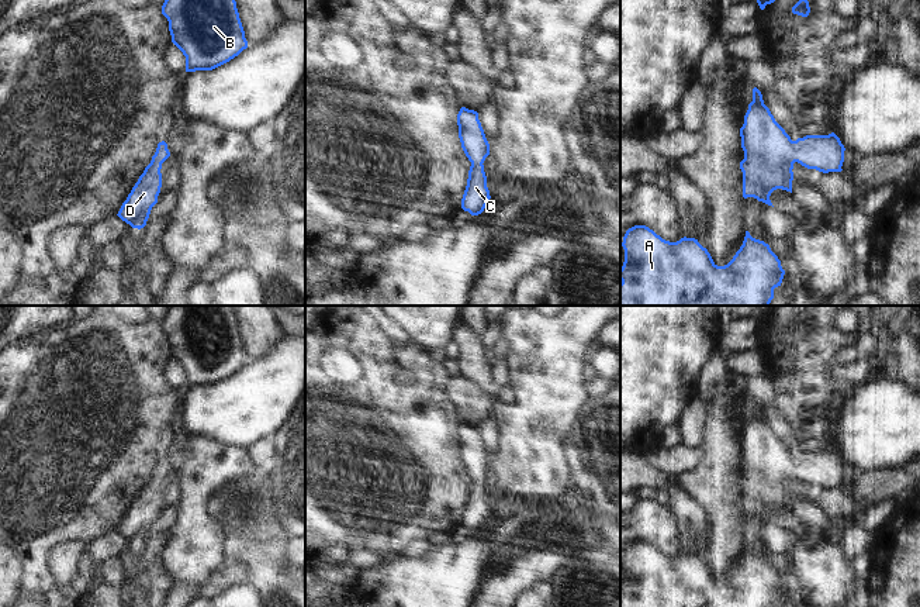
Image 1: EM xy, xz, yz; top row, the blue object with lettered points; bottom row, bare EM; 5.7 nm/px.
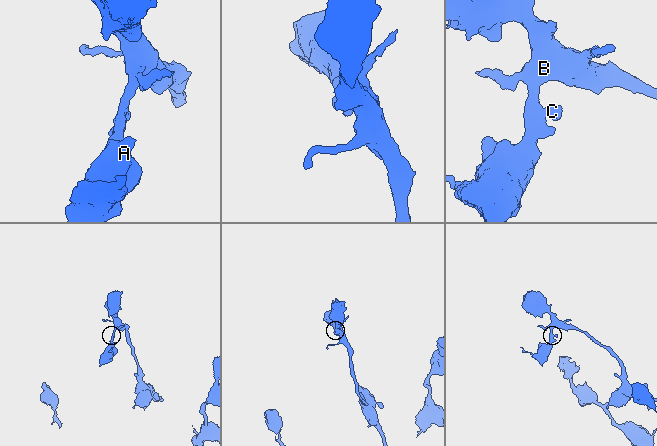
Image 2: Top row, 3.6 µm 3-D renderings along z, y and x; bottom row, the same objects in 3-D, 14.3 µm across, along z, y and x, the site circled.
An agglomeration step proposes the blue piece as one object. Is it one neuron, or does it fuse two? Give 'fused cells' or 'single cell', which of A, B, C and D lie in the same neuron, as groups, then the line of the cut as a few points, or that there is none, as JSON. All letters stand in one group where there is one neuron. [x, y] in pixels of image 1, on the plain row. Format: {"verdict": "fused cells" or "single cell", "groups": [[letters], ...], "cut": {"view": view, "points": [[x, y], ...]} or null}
{"verdict": "single cell", "groups": [["A", "B", "C", "D"]], "cut": null}

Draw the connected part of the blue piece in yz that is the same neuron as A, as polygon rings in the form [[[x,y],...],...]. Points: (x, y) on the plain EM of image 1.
[[[646,541],[629,544],[623,552],[625,577],[620,583],[620,607],[774,607],[785,586],[764,556],[746,546],[743,561],[733,575],[717,582],[706,563],[695,553],[670,558]]]

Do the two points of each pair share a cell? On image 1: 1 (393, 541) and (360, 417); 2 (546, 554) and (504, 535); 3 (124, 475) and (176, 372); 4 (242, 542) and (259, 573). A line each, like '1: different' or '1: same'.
1: same
2: same
3: different
4: same

